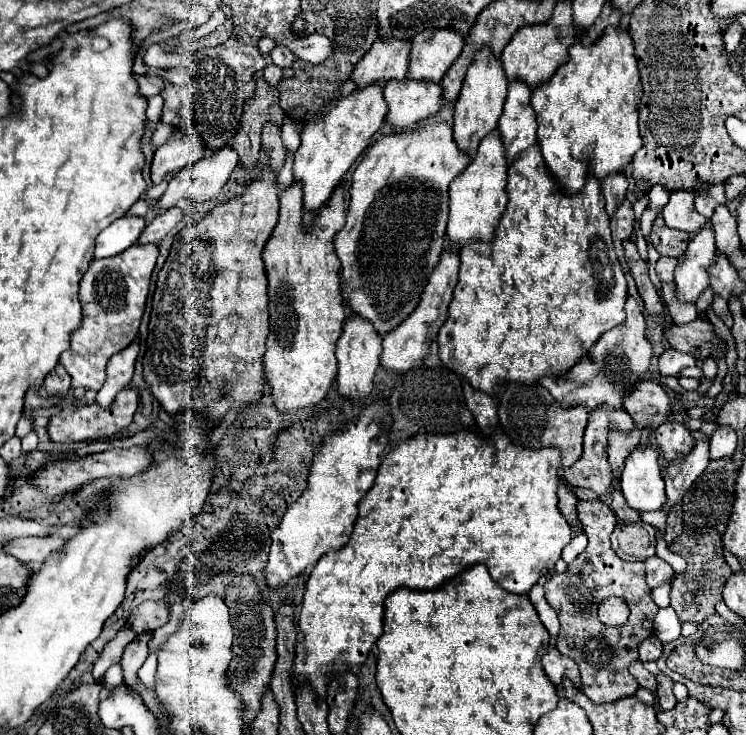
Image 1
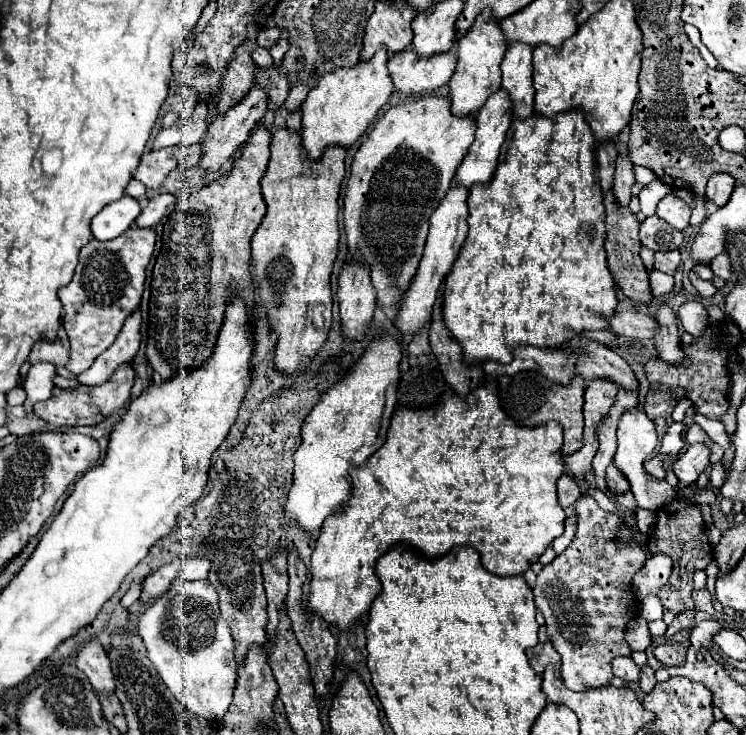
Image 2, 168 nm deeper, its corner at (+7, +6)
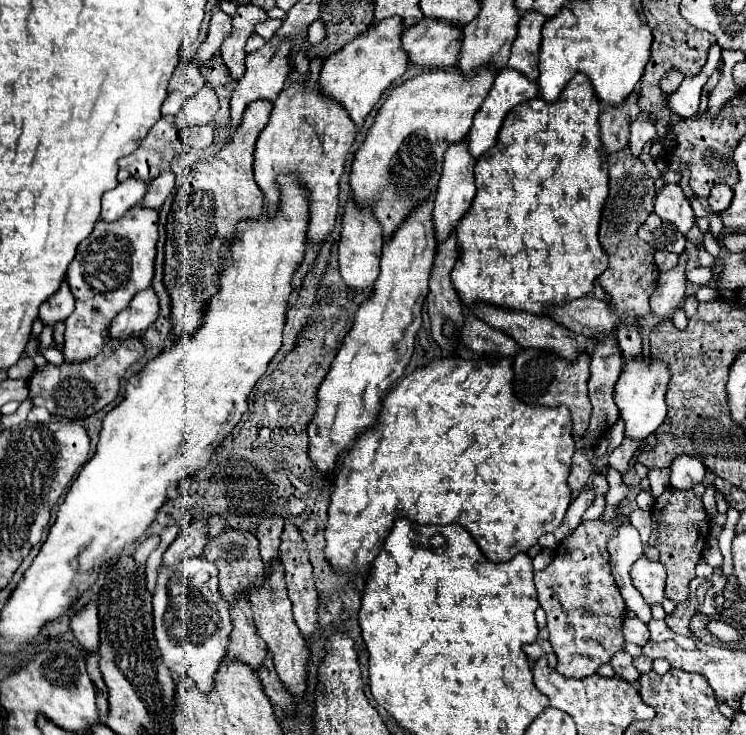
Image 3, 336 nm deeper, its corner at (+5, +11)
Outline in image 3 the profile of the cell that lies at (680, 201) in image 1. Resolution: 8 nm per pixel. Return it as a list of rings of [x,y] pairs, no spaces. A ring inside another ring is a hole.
[[[664,184],[664,188],[656,194],[654,212],[662,218],[672,222],[682,234],[686,234],[694,226],[694,212],[678,184]]]

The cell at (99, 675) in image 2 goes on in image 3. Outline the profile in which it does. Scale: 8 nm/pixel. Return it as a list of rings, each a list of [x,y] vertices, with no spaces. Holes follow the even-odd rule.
[[[90,602],[78,614],[70,618],[70,630],[74,632],[80,648],[84,652],[96,652],[100,644],[100,626],[98,626],[98,610],[96,604]]]

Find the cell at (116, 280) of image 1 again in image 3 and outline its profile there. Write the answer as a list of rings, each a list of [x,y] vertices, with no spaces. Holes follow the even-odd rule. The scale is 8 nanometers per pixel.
[[[134,206],[122,220],[98,220],[92,234],[78,244],[76,256],[68,266],[66,280],[76,300],[74,312],[66,320],[64,358],[80,362],[102,350],[102,334],[112,318],[128,306],[130,298],[148,288],[154,276],[154,258],[158,242],[158,210]]]

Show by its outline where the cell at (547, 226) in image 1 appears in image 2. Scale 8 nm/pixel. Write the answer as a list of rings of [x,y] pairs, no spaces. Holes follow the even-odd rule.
[[[568,111],[560,113],[554,121],[548,117],[532,115],[524,121],[512,121],[506,141],[500,151],[498,167],[488,185],[474,185],[470,189],[468,197],[468,237],[460,249],[460,255],[452,267],[452,271],[446,277],[444,287],[444,325],[452,333],[452,339],[460,345],[464,353],[464,361],[468,365],[496,361],[496,363],[510,363],[512,351],[524,345],[534,347],[546,347],[546,349],[558,349],[564,347],[570,339],[580,335],[584,329],[588,331],[600,331],[608,327],[610,315],[616,311],[618,299],[616,299],[616,283],[612,279],[612,273],[606,263],[606,249],[604,249],[604,201],[602,191],[598,185],[598,173],[596,173],[596,157],[594,157],[594,135],[584,119],[582,111]]]

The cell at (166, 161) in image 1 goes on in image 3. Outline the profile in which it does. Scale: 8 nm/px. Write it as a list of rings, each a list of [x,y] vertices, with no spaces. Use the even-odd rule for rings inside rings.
[[[206,82],[194,96],[190,96],[184,102],[182,112],[176,118],[176,126],[178,128],[186,128],[186,126],[192,126],[192,124],[212,122],[212,118],[218,112],[218,108],[220,108],[218,96],[216,96],[214,88]]]

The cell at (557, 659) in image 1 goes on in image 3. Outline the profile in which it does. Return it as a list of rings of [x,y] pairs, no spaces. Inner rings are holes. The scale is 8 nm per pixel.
[[[538,640],[538,642],[534,642],[534,644],[524,646],[524,652],[528,654],[530,662],[534,662],[534,660],[538,660],[538,658],[544,656],[544,658],[548,658],[550,668],[556,668],[556,654],[554,654],[550,642],[546,642],[546,640]]]

